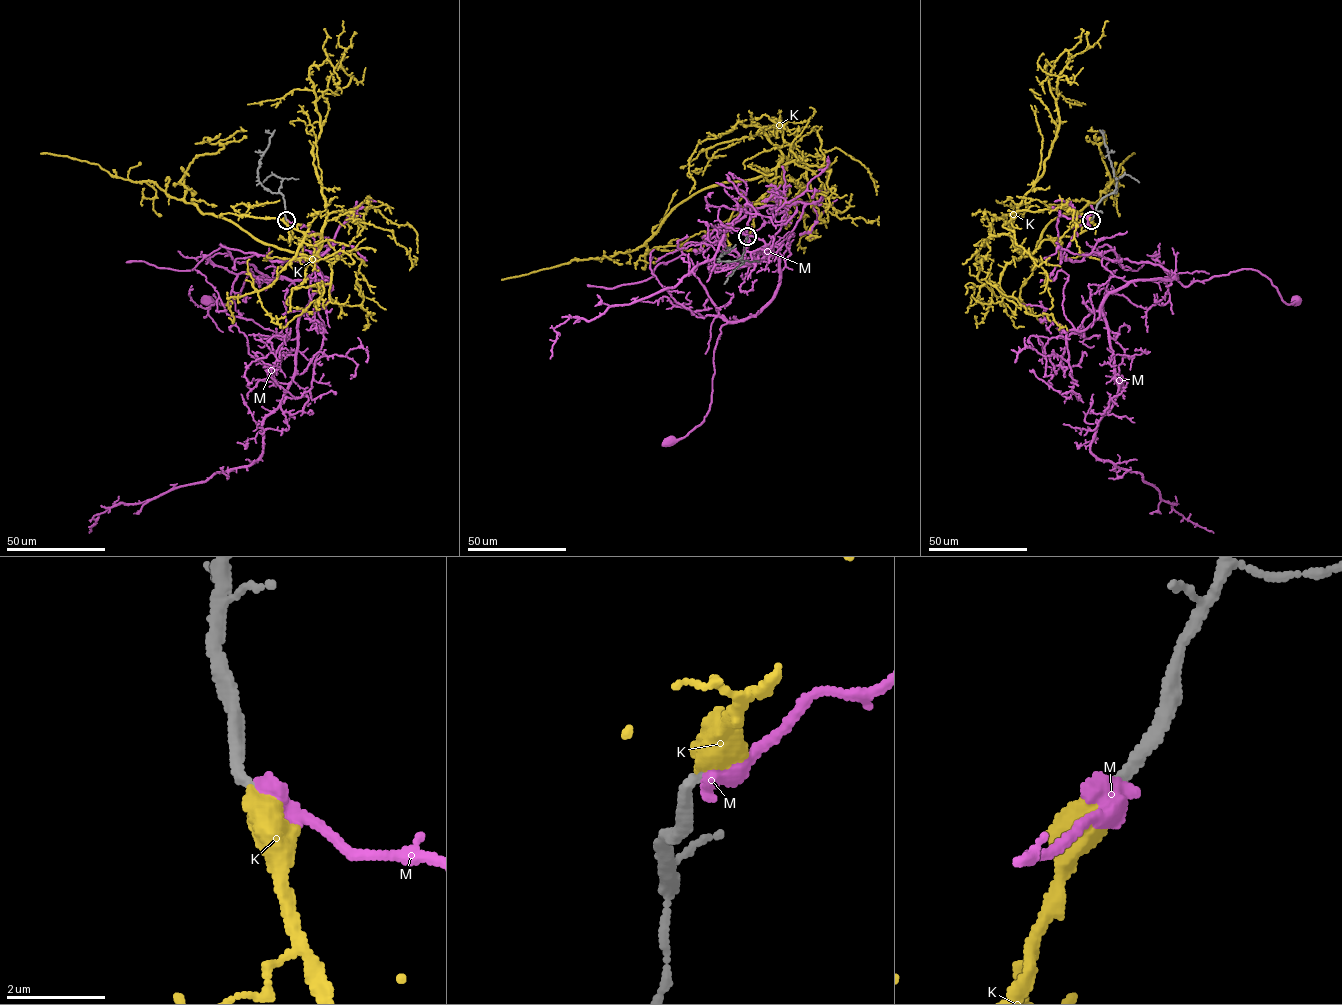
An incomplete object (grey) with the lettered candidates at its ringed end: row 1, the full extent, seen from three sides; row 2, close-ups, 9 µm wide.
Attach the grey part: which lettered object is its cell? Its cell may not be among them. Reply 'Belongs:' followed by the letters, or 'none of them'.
Belongs: K

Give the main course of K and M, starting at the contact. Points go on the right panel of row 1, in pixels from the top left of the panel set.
K: (1091, 220), (1081, 233), (1044, 239), (1024, 256), (1034, 251), (1056, 217), (1102, 200), (1121, 164), (1134, 153)
M: (1091, 220), (1061, 258), (1080, 261), (1107, 244), (1185, 286), (1257, 270), (1283, 301), (1296, 301)

